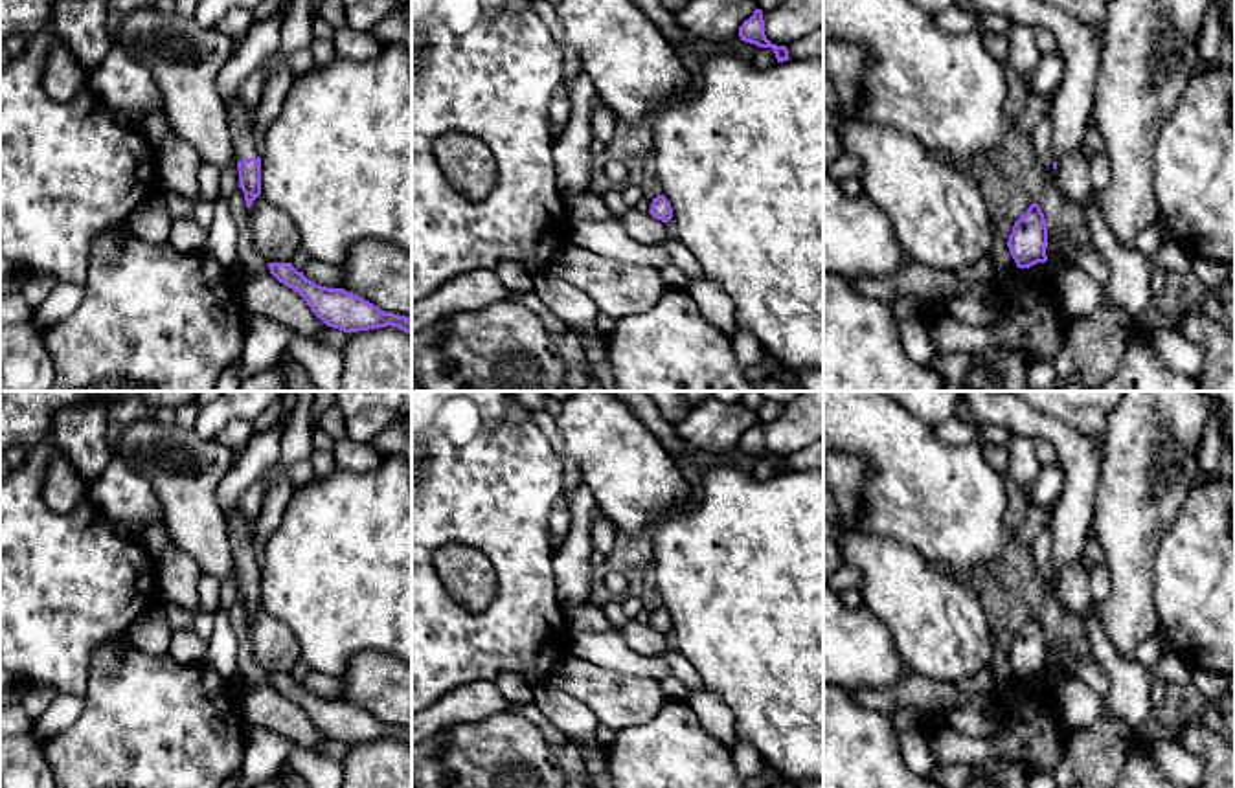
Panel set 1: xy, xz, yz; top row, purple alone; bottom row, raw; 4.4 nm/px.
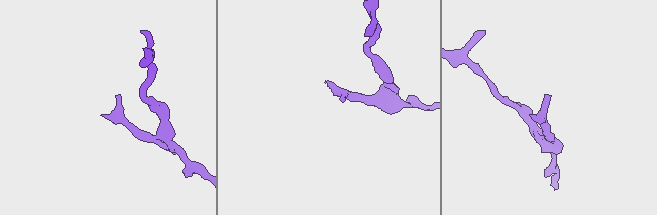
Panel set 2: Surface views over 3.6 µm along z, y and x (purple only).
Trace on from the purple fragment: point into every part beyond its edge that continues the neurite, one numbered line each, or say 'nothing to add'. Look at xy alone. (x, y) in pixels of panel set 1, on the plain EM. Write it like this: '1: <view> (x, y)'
1: xy (241, 539)

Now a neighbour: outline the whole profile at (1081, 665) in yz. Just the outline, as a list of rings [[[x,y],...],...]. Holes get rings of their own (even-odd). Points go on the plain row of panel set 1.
[[[1048,637],[1048,654],[1051,650],[1059,650],[1066,656],[1064,669],[1057,670],[1053,674],[1055,678],[1075,678],[1090,685],[1103,698],[1108,694],[1110,676],[1088,650],[1079,650],[1068,641]]]

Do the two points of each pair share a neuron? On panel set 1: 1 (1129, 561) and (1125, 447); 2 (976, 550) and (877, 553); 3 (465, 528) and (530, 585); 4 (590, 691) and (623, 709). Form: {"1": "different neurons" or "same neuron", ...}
{"1": "same neuron", "2": "different neurons", "3": "same neuron", "4": "same neuron"}

